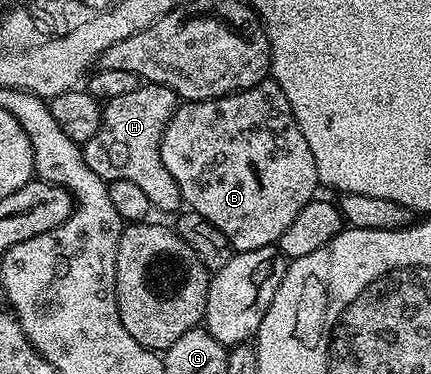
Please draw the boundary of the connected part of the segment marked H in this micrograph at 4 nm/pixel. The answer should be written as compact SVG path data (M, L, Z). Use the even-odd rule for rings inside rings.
M144 82L138 88L134 88L134 92L114 96L114 100L103 103L98 132L94 132L94 136L90 136L90 140L83 143L82 146L85 164L90 166L91 171L96 172L107 183L114 180L131 180L133 184L138 184L138 188L142 188L142 192L146 192L150 204L164 214L172 214L182 206L178 180L174 180L174 176L170 176L166 164L162 164L162 152L160 151L162 136L174 116L177 105L176 94L170 88L166 88L162 84Z

